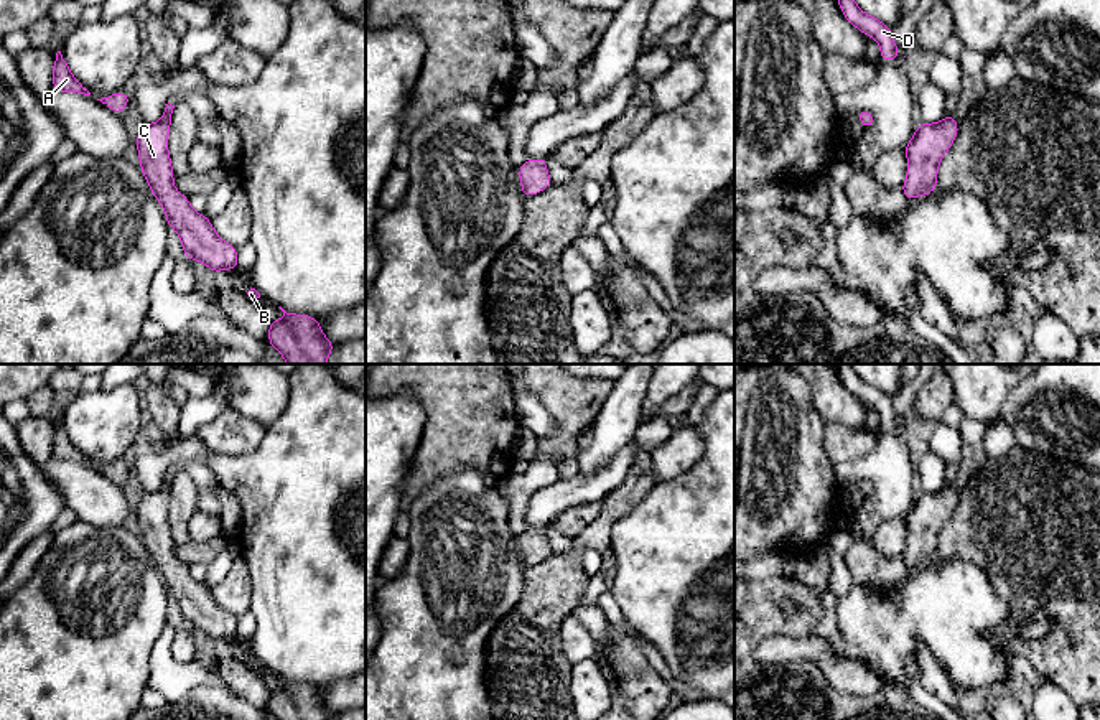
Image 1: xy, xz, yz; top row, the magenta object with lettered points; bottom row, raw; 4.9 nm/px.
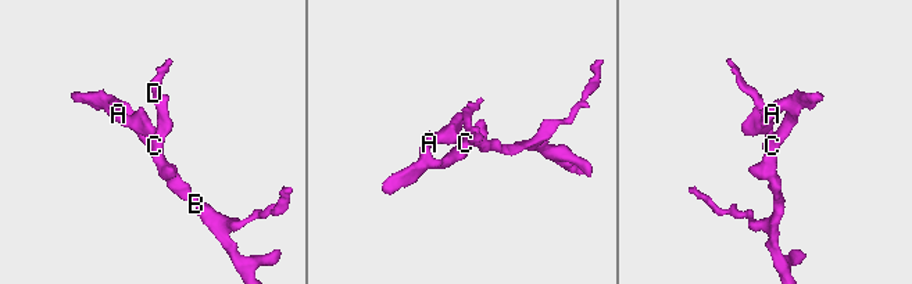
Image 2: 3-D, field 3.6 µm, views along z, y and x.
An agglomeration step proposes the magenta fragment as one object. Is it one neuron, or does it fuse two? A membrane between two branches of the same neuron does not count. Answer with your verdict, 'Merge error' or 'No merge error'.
No merge error

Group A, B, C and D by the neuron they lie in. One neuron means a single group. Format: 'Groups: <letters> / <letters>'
Groups: A B C D

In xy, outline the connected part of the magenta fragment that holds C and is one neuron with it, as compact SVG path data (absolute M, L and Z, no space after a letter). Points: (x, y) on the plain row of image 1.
M166 473L163 484L155 493L142 496L135 514L138 517L143 545L166 582L168 595L173 596L183 613L183 621L191 629L203 631L212 641L226 638L239 639L237 616L224 611L211 590L198 583L186 565L173 554L168 504L175 475Z

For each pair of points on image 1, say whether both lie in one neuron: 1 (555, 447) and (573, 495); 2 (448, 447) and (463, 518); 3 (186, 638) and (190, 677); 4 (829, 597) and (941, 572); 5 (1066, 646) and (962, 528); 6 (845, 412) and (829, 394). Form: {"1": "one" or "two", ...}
{"1": "two", "2": "two", "3": "two", "4": "two", "5": "one", "6": "one"}

